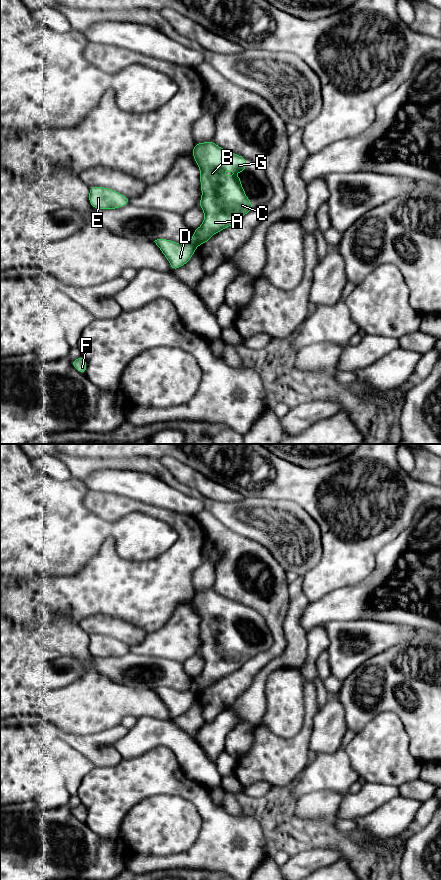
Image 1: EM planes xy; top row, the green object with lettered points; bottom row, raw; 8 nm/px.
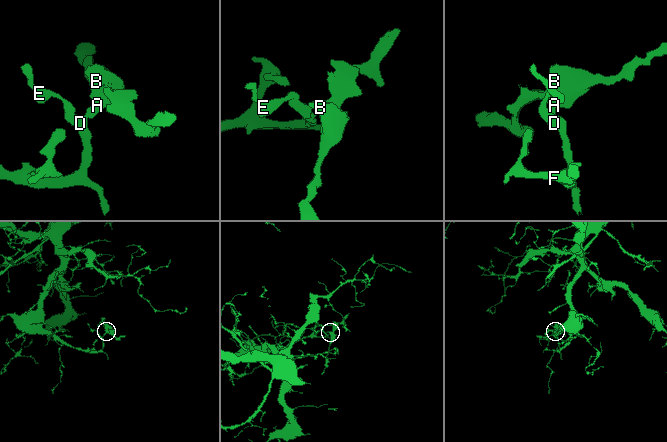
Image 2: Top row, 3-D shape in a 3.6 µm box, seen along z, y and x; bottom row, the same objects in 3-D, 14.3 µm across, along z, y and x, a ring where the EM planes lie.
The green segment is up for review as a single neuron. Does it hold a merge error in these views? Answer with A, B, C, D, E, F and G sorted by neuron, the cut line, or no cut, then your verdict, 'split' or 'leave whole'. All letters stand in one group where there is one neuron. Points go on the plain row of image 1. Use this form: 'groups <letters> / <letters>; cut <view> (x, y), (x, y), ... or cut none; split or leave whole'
groups A B C G / D E F; cut xy (190, 690), (196, 695); split

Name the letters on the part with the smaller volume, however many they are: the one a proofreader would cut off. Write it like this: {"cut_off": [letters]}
{"cut_off": ["A", "B", "C", "G"]}

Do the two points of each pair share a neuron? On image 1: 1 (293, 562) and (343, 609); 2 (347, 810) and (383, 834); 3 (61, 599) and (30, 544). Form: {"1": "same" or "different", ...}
{"1": "different", "2": "different", "3": "different"}

